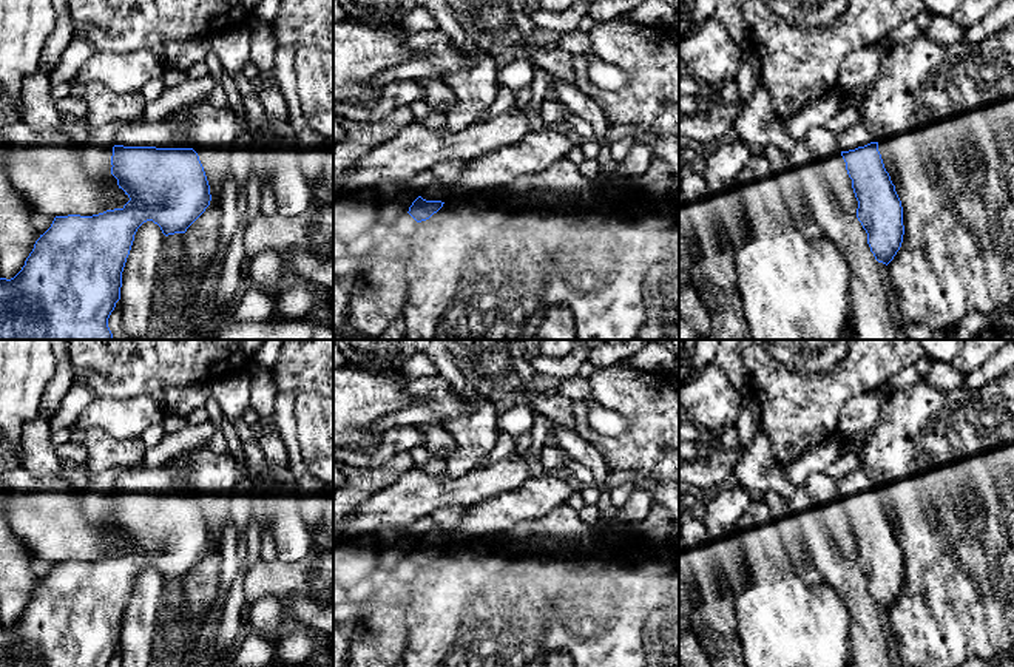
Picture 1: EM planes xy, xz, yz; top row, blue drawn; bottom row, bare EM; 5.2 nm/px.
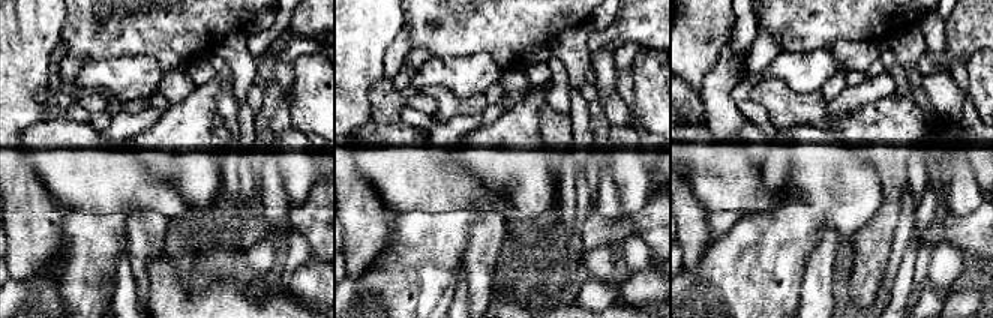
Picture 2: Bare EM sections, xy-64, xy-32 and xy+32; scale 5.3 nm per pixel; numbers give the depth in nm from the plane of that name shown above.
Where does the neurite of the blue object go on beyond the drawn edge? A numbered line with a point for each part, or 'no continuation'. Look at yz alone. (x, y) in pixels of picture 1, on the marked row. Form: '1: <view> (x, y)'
1: yz (855, 136)

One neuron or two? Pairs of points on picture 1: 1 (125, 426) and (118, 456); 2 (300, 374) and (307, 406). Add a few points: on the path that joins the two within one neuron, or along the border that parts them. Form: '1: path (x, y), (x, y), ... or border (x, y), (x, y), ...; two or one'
1: border (88, 426), (101, 426), (118, 439), (139, 437); two
2: border (317, 392), (300, 392), (297, 396); two

